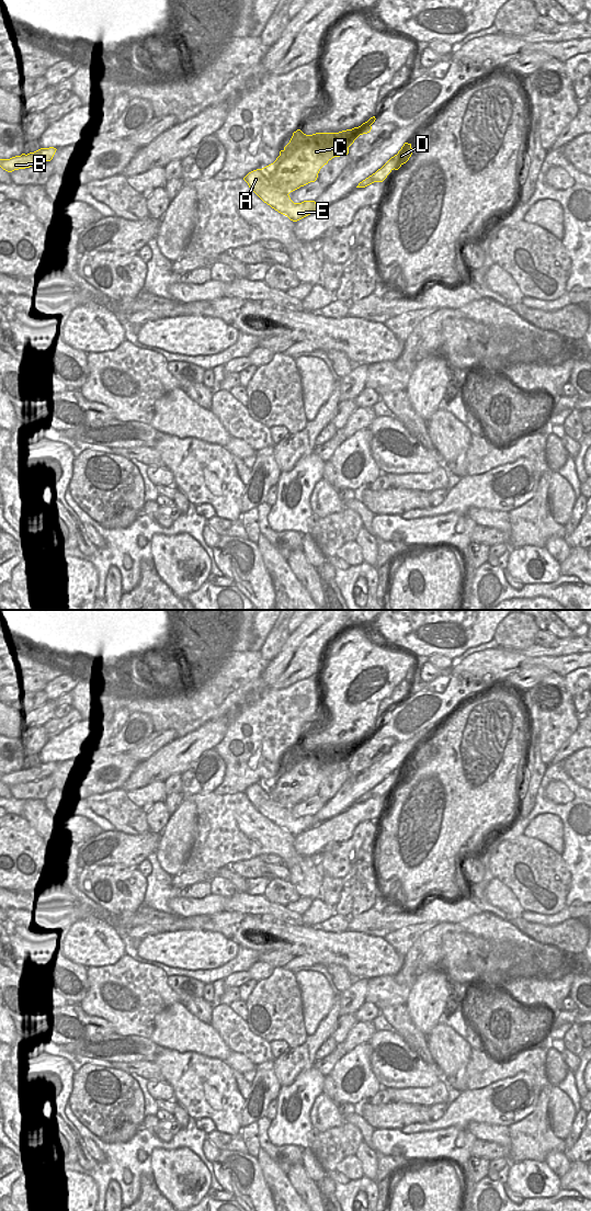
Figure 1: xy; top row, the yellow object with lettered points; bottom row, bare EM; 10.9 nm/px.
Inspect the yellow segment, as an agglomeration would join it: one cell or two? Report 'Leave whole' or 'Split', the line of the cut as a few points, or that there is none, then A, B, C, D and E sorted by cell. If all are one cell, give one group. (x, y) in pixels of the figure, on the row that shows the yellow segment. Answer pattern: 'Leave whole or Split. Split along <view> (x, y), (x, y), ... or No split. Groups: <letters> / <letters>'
Split. Split along xy (259, 169), (272, 185), (287, 194). Groups: A B D E / C

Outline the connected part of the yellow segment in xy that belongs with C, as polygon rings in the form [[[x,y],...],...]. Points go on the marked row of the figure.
[[[375,116],[359,127],[339,133],[306,135],[300,129],[293,133],[289,143],[280,151],[276,160],[260,169],[269,184],[291,192],[315,182],[320,169],[334,157],[346,156],[354,140],[372,129]]]

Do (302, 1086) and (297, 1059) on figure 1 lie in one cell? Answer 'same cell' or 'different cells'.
different cells

